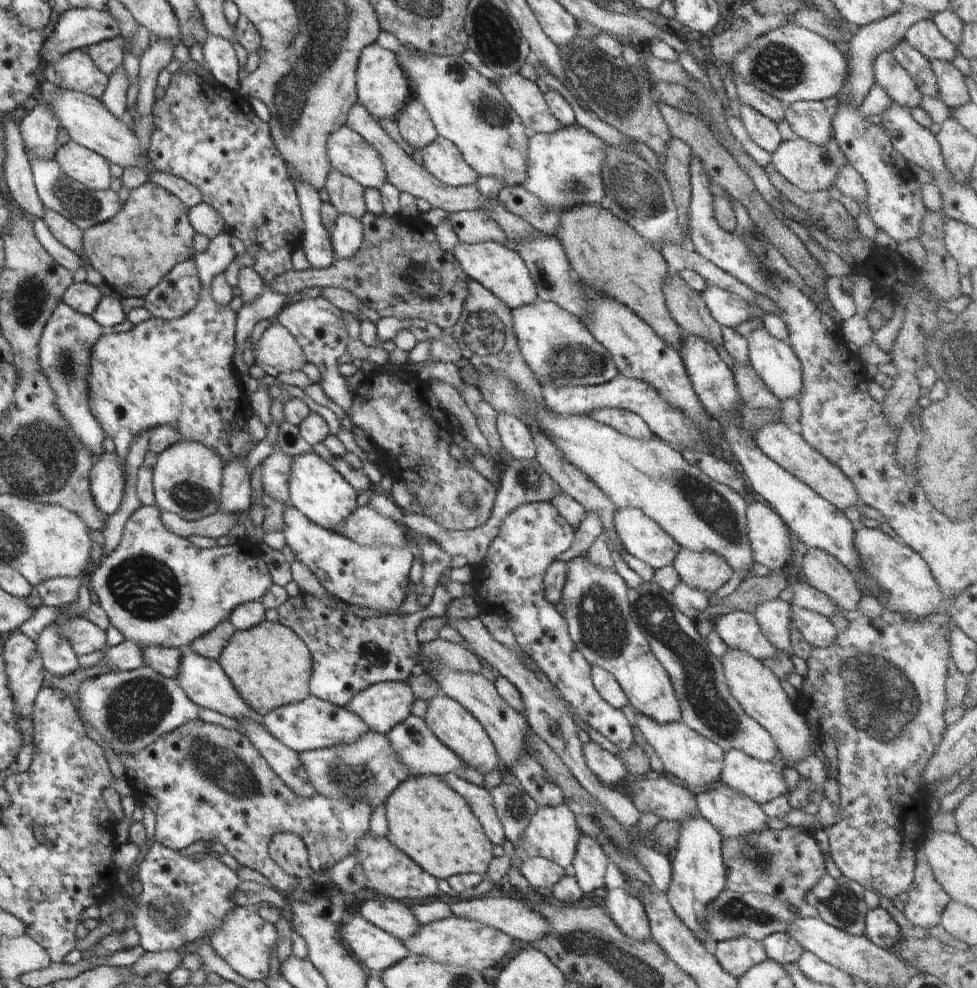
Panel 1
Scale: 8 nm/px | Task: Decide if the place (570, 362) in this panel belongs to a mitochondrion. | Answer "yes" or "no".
yes

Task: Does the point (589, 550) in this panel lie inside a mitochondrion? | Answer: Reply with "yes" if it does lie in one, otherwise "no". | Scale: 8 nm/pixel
no

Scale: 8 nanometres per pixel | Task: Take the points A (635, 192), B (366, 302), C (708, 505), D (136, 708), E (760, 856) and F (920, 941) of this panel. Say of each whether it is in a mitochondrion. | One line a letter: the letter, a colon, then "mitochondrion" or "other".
A: mitochondrion
B: other
C: mitochondrion
D: mitochondrion
E: mitochondrion
F: other

